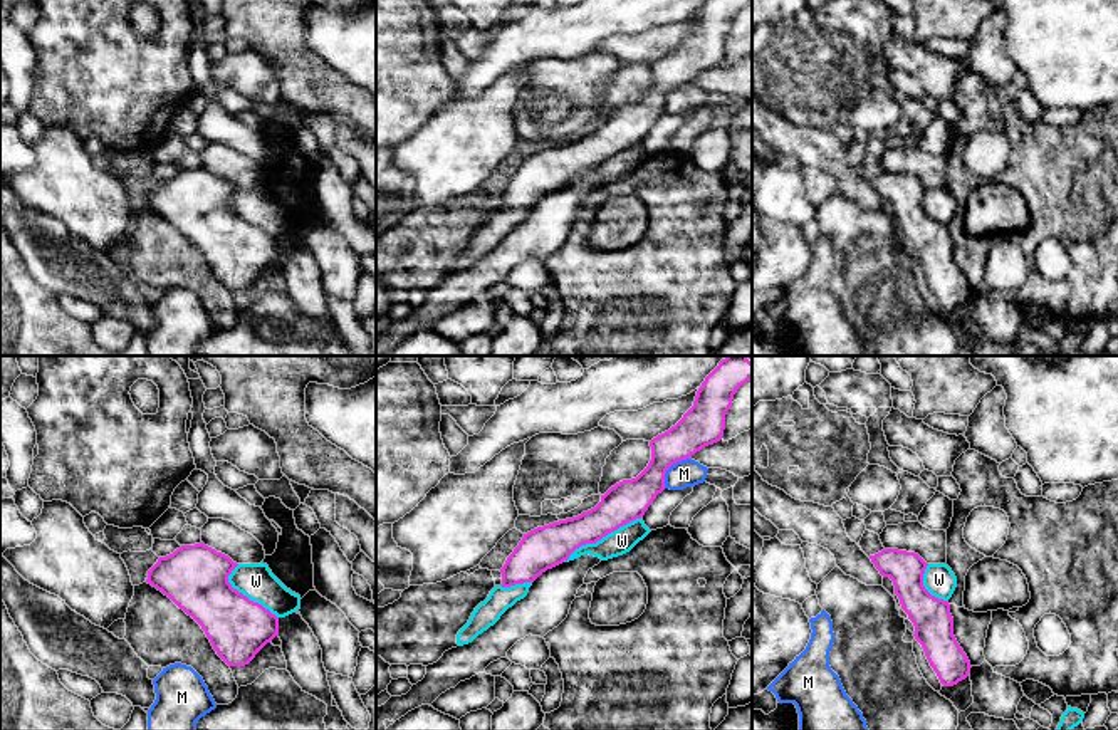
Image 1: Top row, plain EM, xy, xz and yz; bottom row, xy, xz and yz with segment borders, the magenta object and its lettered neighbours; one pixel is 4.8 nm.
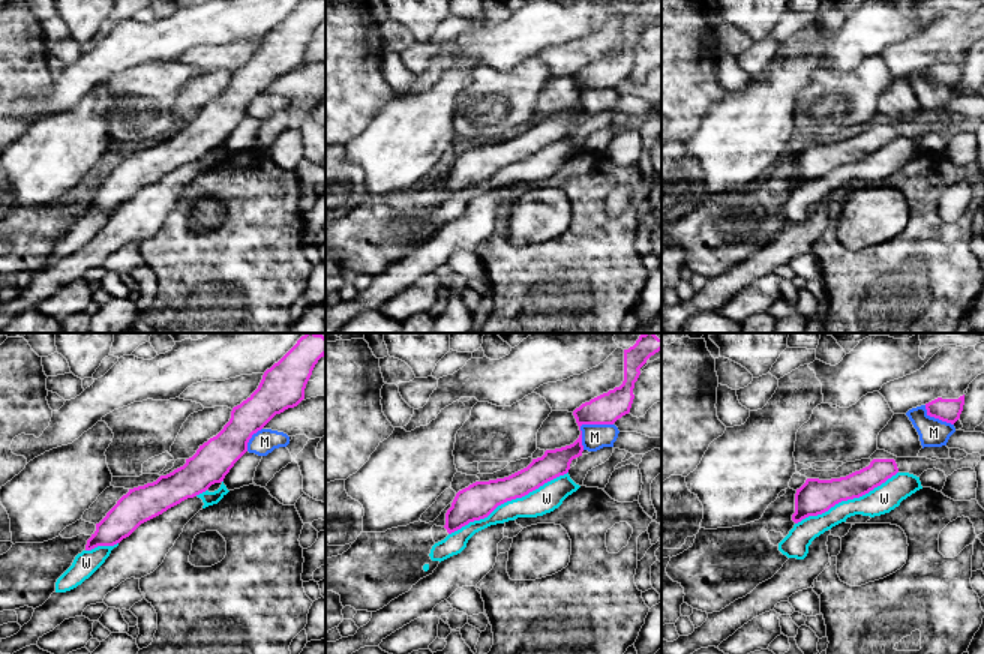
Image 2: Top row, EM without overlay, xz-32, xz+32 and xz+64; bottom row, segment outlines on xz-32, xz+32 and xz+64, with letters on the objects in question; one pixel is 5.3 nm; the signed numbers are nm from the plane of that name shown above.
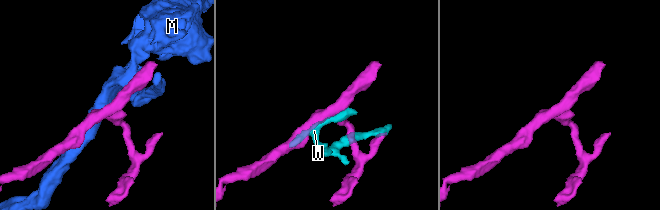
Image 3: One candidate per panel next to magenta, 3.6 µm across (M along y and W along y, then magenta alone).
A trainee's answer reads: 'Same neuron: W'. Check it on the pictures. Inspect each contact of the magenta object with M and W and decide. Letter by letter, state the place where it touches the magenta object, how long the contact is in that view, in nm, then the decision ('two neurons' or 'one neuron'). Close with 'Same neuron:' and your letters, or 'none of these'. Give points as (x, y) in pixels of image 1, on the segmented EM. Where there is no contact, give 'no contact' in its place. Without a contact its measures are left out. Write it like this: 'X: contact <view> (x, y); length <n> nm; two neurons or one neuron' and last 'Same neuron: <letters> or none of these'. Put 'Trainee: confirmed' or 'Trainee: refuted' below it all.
M: contact xz (668, 467); length 200 nm; two neurons
W: contact xz (601, 537); length 440 nm; two neurons
Same neuron: none of these
Trainee: refuted

